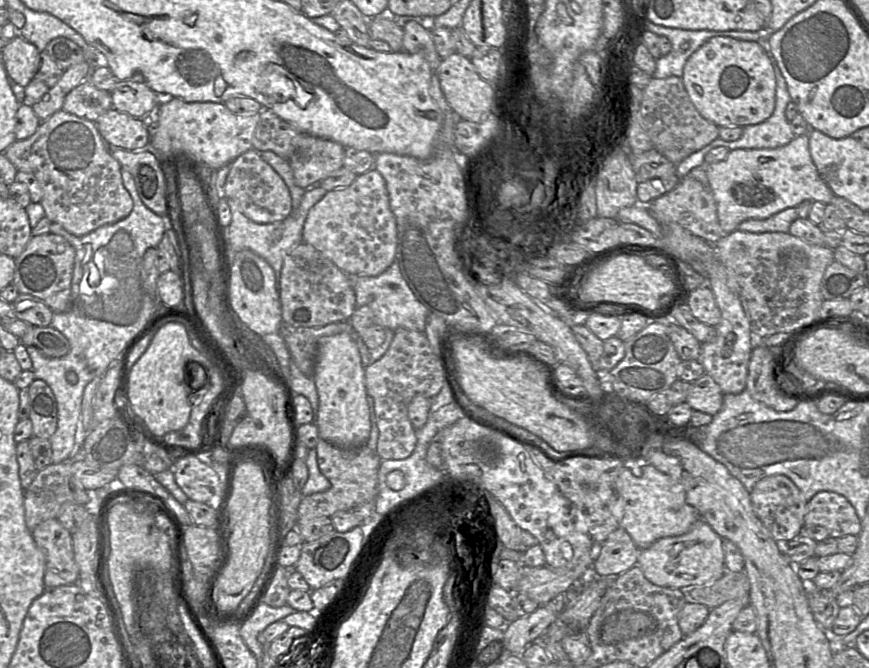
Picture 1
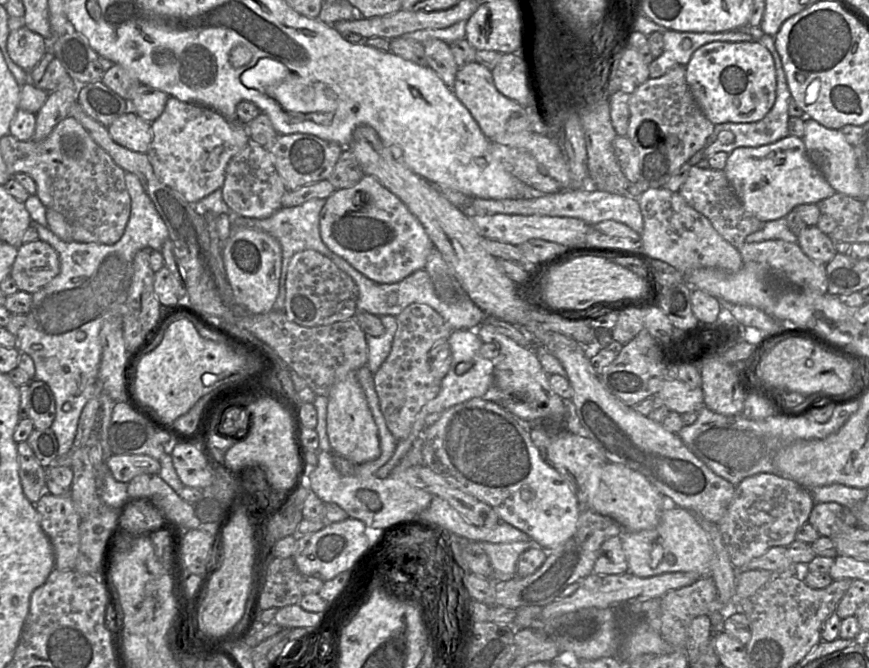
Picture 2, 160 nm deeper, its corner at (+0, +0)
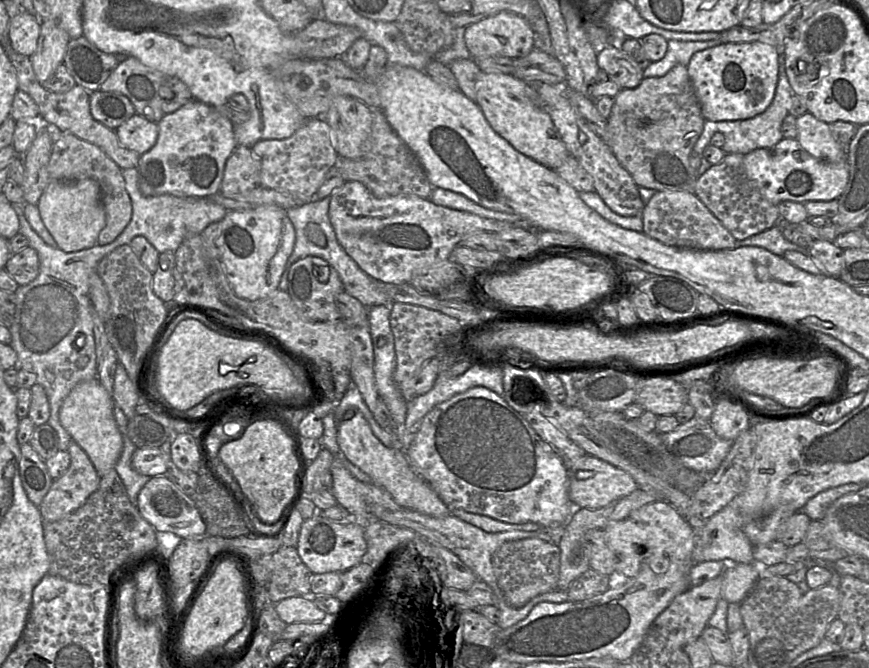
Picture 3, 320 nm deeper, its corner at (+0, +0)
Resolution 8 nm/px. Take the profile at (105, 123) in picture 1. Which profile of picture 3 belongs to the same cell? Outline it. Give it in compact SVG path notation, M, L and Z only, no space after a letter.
M135 113L115 132L122 146L142 155L155 145L158 138L158 124Z

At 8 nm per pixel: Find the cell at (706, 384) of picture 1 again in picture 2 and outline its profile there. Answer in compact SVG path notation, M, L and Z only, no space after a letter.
M668 377L657 393L670 411L685 414L699 411L704 406L704 396L701 387L691 387L675 377Z

